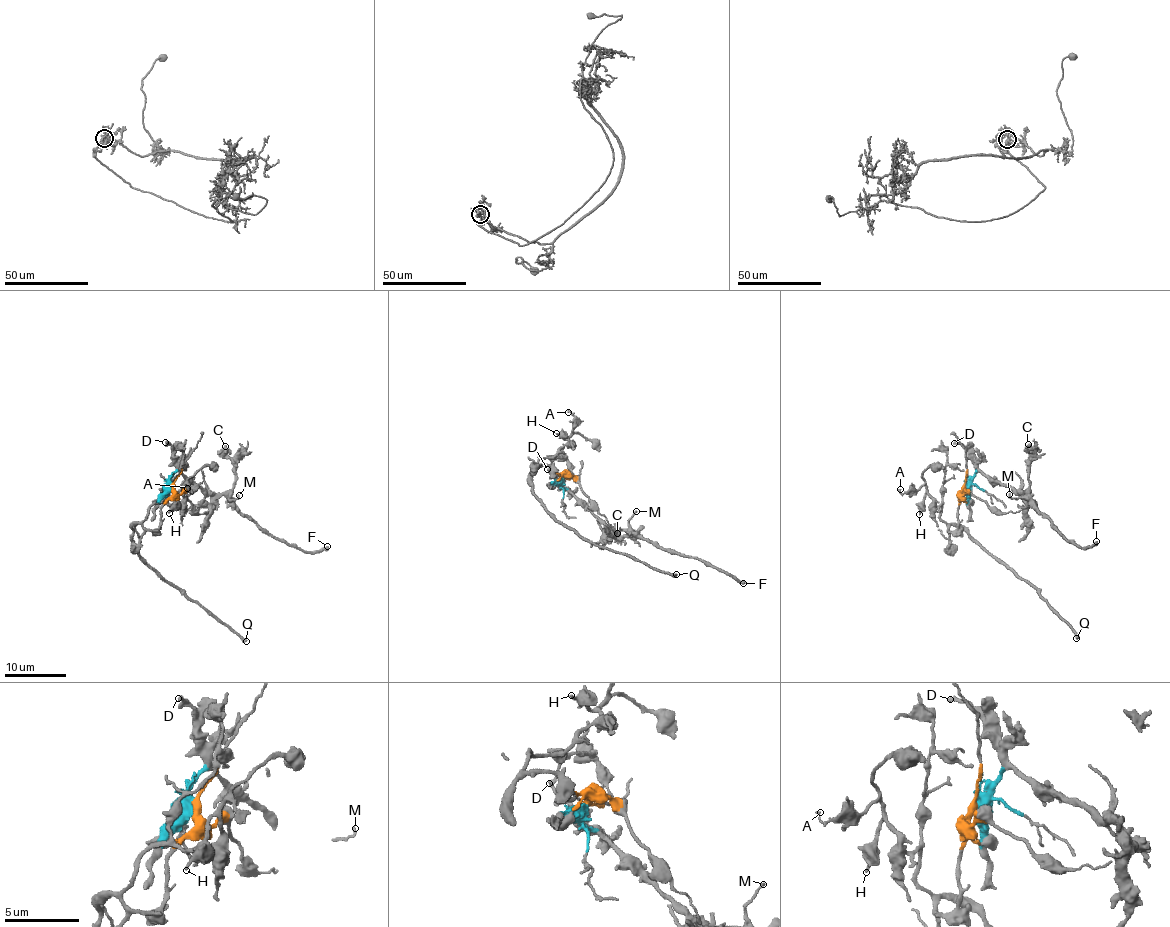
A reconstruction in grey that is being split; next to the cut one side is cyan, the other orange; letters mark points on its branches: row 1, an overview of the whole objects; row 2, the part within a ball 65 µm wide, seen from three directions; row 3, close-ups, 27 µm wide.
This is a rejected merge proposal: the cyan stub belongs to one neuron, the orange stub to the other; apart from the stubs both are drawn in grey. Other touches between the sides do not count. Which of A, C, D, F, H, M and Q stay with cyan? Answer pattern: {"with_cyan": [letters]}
{"with_cyan": ["C", "D", "F", "M"]}

